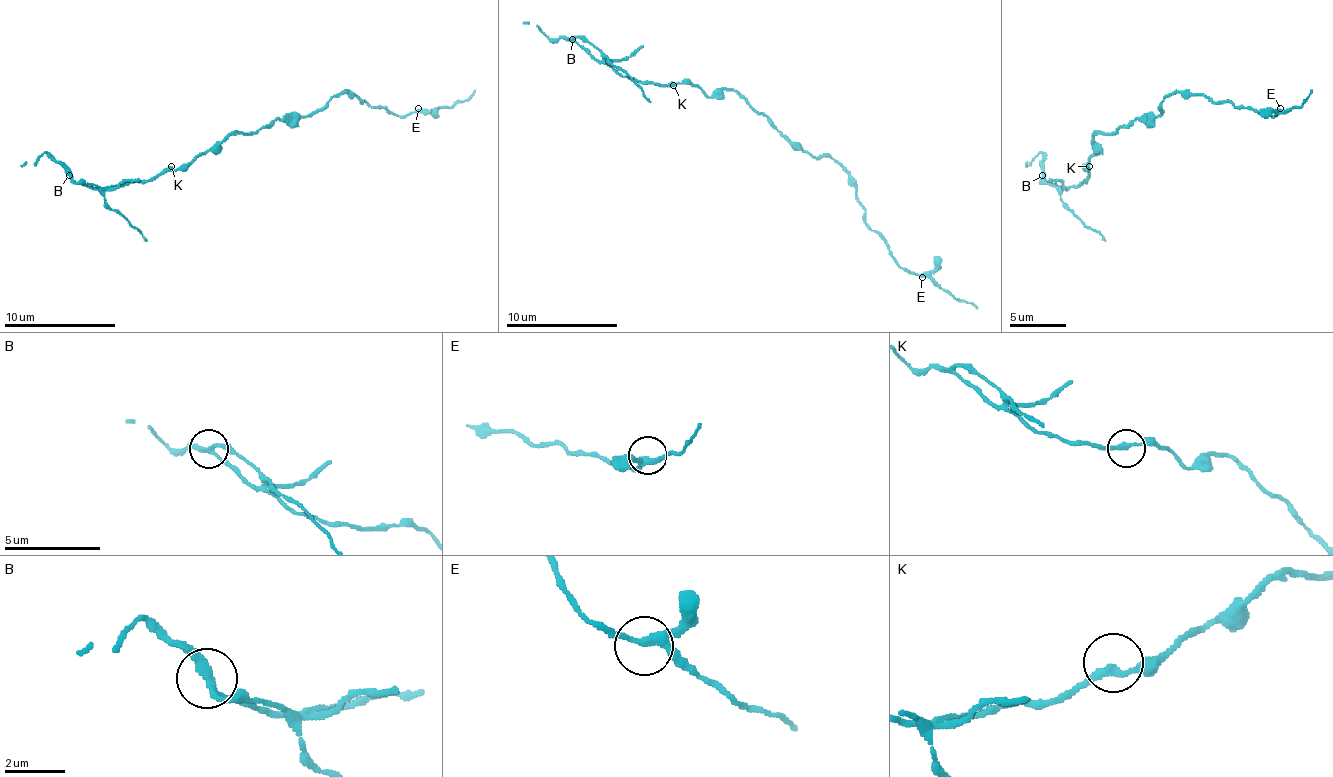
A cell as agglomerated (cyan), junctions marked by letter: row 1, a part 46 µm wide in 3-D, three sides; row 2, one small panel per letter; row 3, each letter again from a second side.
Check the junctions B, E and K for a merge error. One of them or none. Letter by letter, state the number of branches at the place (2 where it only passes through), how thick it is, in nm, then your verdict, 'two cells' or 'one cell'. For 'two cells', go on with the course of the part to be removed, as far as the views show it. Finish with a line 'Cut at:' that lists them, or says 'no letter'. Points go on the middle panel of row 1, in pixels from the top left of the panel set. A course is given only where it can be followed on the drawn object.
B: 3 branches meet; 220 nm thick; two cells; foreign part runs (571, 38), (579, 38), (596, 46), (649, 102)
E: 3 branches meet; 240 nm thick; one cell
K: 2 branches meet; 220 nm thick; one cell
Cut at: B

